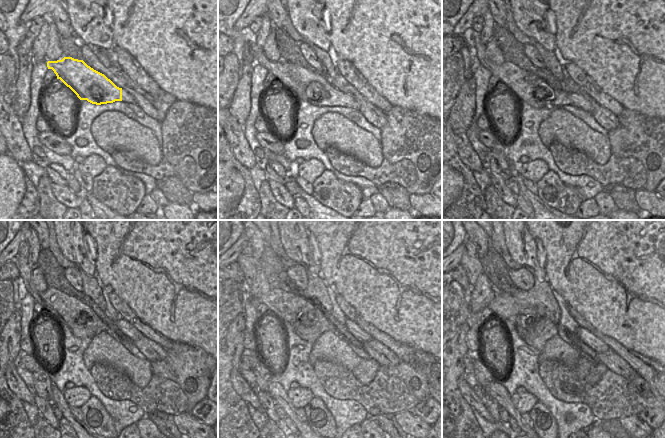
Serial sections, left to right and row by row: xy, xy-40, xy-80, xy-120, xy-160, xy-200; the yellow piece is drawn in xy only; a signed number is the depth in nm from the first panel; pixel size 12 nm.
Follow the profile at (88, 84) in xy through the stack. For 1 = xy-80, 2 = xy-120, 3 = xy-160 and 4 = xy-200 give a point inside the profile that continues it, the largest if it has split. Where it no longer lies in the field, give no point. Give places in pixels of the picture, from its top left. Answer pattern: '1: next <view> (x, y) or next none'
1: next xy-80 (558, 97)
2: next xy-120 (125, 327)
3: next xy-160 (358, 333)
4: next xy-200 (593, 342)

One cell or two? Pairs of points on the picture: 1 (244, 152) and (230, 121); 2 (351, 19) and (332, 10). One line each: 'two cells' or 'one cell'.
1: one cell
2: one cell

